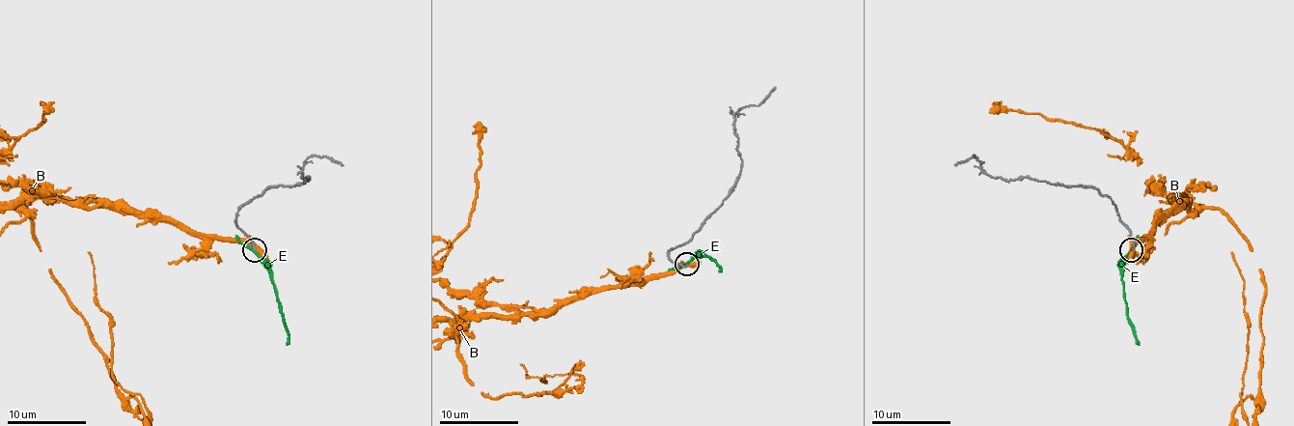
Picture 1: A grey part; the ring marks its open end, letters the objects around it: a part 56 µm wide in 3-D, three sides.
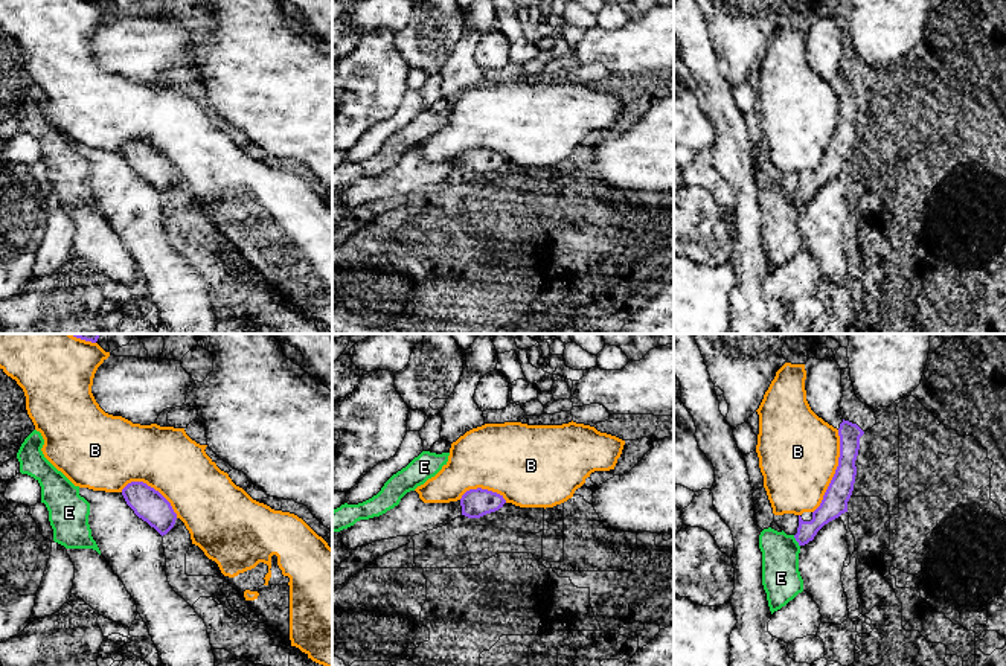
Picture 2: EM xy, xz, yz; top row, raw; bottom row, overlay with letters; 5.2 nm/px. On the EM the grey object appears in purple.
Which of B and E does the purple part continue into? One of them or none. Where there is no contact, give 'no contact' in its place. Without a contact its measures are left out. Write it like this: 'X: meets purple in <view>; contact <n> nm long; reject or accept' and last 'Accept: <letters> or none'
B: meets purple in yz; contact 460 nm long; reject
E: meets purple in yz; contact 70 nm long; reject
Accept: none

